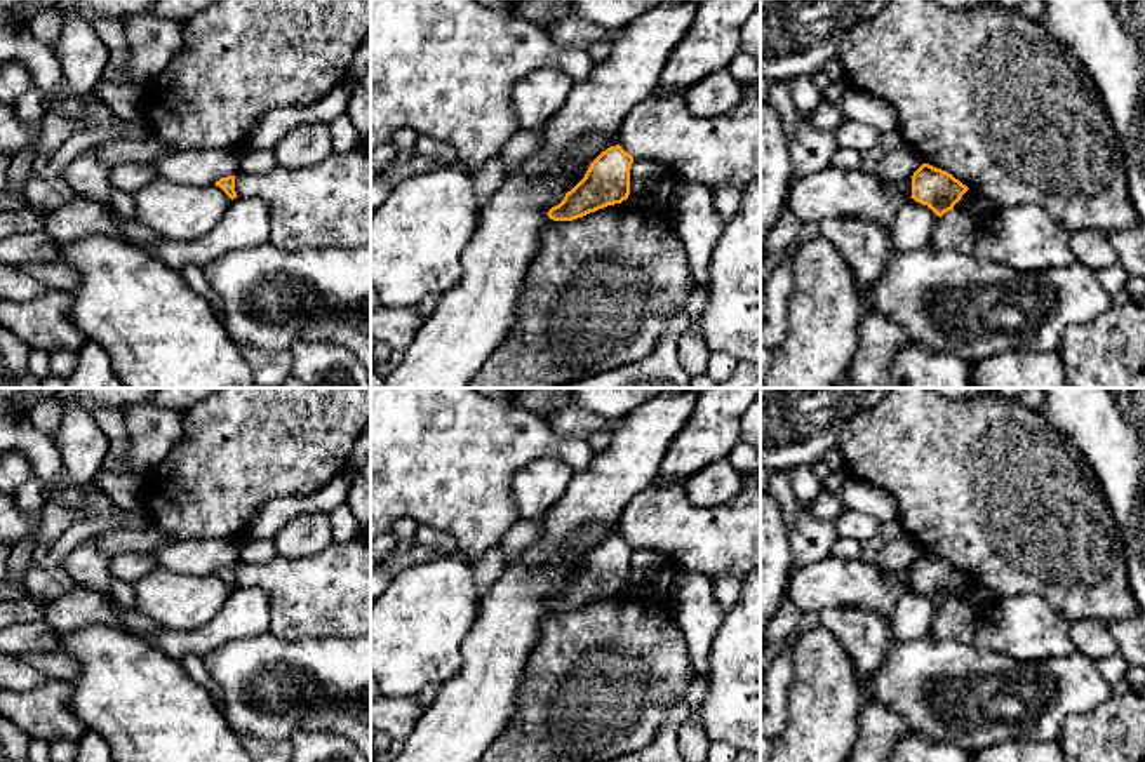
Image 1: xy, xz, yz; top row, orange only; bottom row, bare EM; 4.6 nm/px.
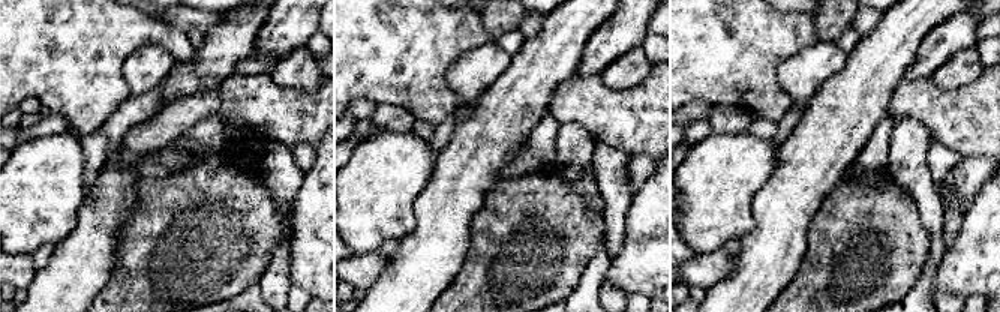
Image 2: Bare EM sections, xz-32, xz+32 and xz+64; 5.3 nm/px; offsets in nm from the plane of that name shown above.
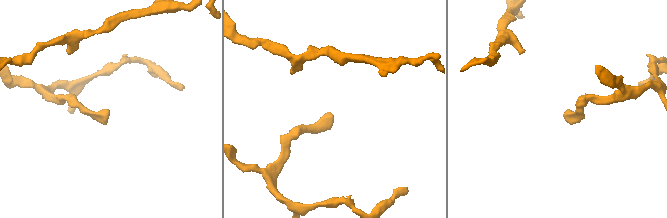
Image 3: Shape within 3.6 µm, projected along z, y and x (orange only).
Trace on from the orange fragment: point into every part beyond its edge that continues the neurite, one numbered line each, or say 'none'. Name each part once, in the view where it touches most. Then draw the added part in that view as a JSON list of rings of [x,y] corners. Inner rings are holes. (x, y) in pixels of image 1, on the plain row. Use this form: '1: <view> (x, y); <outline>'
none

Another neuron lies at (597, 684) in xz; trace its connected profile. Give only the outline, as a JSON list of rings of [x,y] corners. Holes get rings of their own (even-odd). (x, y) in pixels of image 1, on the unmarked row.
[[[628,588],[572,611],[552,611],[524,666],[515,715],[479,762],[606,762],[647,746],[693,680],[687,642],[673,619],[646,607]]]

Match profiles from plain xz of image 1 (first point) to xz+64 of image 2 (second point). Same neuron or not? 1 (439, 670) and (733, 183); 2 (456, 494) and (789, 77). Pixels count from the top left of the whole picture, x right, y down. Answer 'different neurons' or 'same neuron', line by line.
1: same neuron
2: different neurons

